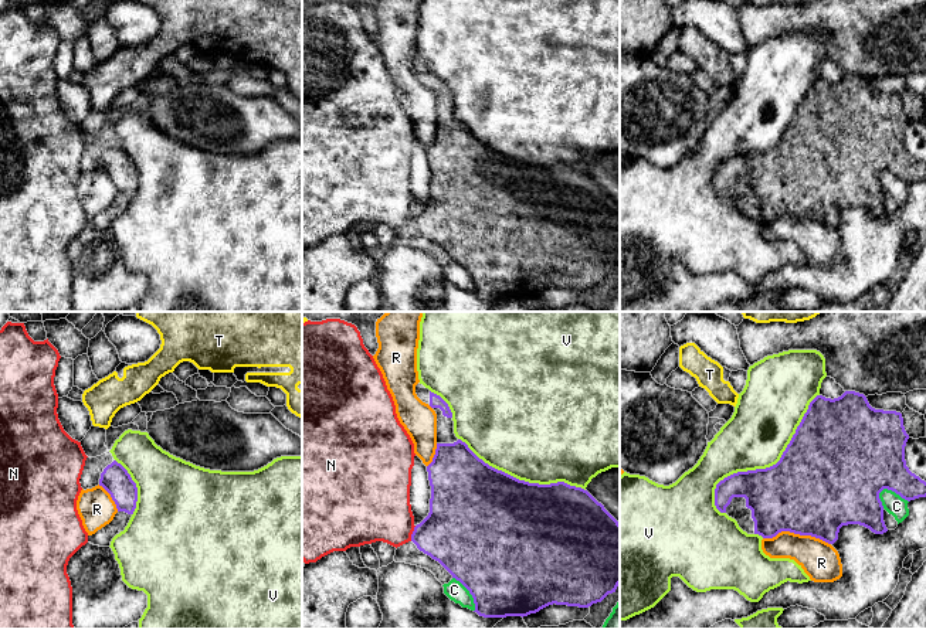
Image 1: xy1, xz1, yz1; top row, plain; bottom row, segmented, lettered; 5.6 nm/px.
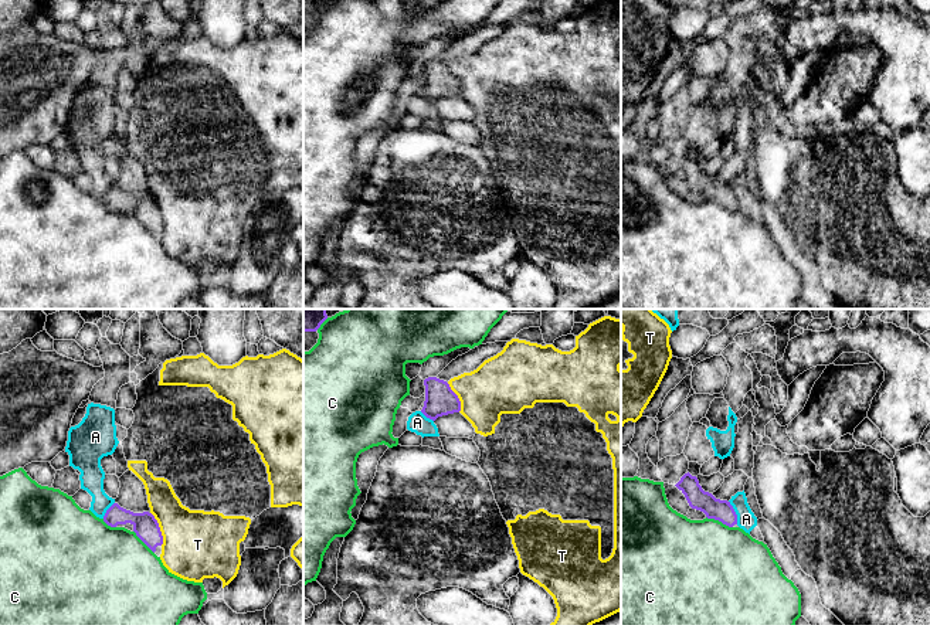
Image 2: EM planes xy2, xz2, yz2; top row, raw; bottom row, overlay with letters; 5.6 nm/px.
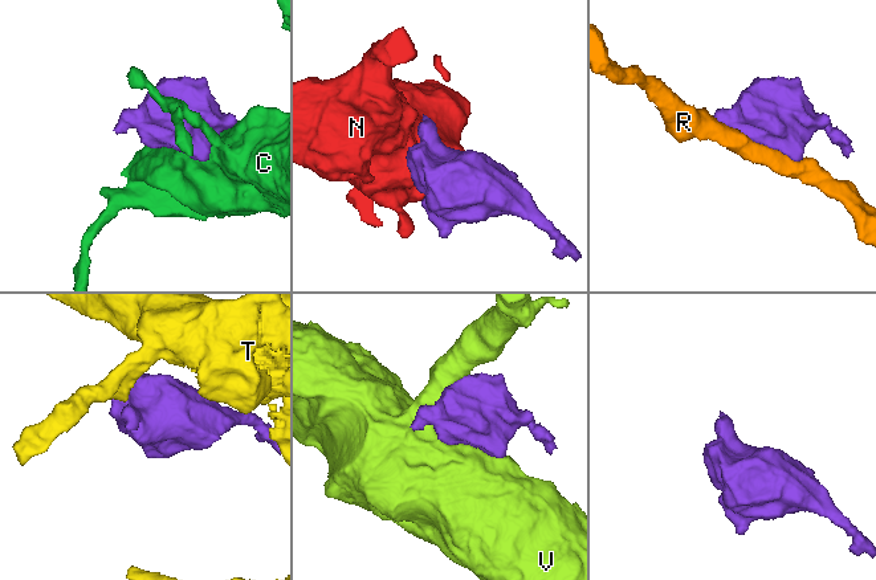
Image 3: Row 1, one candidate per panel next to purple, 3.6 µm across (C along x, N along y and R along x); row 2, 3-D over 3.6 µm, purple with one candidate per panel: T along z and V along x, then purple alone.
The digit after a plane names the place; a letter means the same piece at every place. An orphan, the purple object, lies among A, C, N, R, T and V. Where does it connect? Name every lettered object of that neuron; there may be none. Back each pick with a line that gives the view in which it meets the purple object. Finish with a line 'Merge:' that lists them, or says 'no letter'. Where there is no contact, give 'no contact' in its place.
Merge: no letter

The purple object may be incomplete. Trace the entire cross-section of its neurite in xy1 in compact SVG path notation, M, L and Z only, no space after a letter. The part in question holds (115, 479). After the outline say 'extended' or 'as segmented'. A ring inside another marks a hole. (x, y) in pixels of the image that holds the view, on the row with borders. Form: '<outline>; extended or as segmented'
M113 460L101 473L99 486L102 486L116 504L118 513L113 520L88 536L88 543L99 547L109 547L112 538L125 530L138 502L138 487L128 470Z; extended

